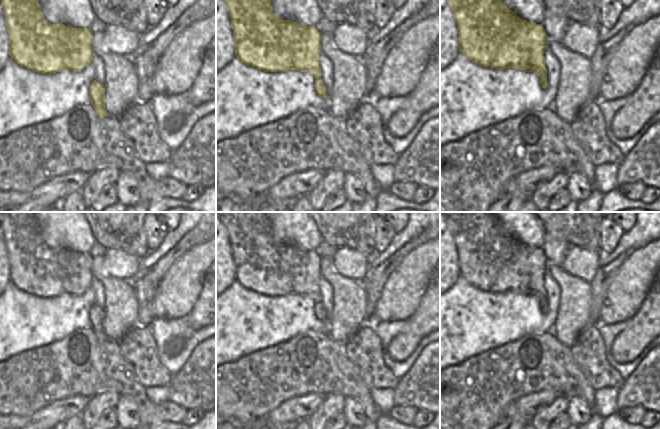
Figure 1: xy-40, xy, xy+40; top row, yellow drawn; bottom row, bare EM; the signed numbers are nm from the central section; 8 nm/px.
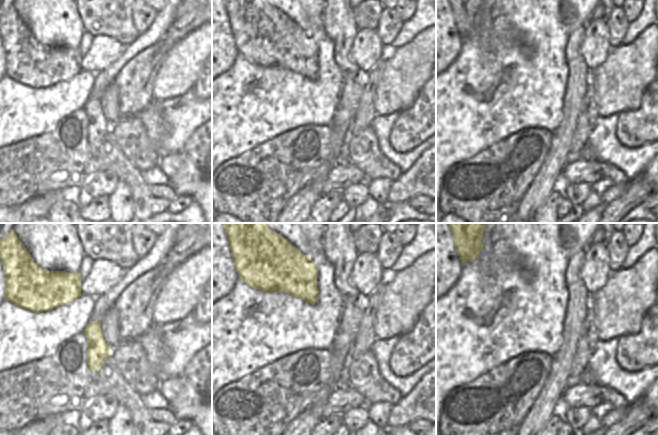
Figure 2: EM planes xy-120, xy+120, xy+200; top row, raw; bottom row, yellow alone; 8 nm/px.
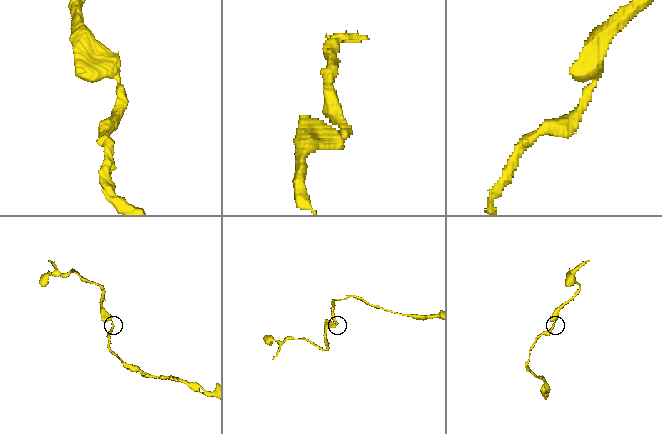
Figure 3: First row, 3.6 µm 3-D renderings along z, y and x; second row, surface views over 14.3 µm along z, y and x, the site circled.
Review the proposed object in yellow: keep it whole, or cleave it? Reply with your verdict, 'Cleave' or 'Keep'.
Keep

